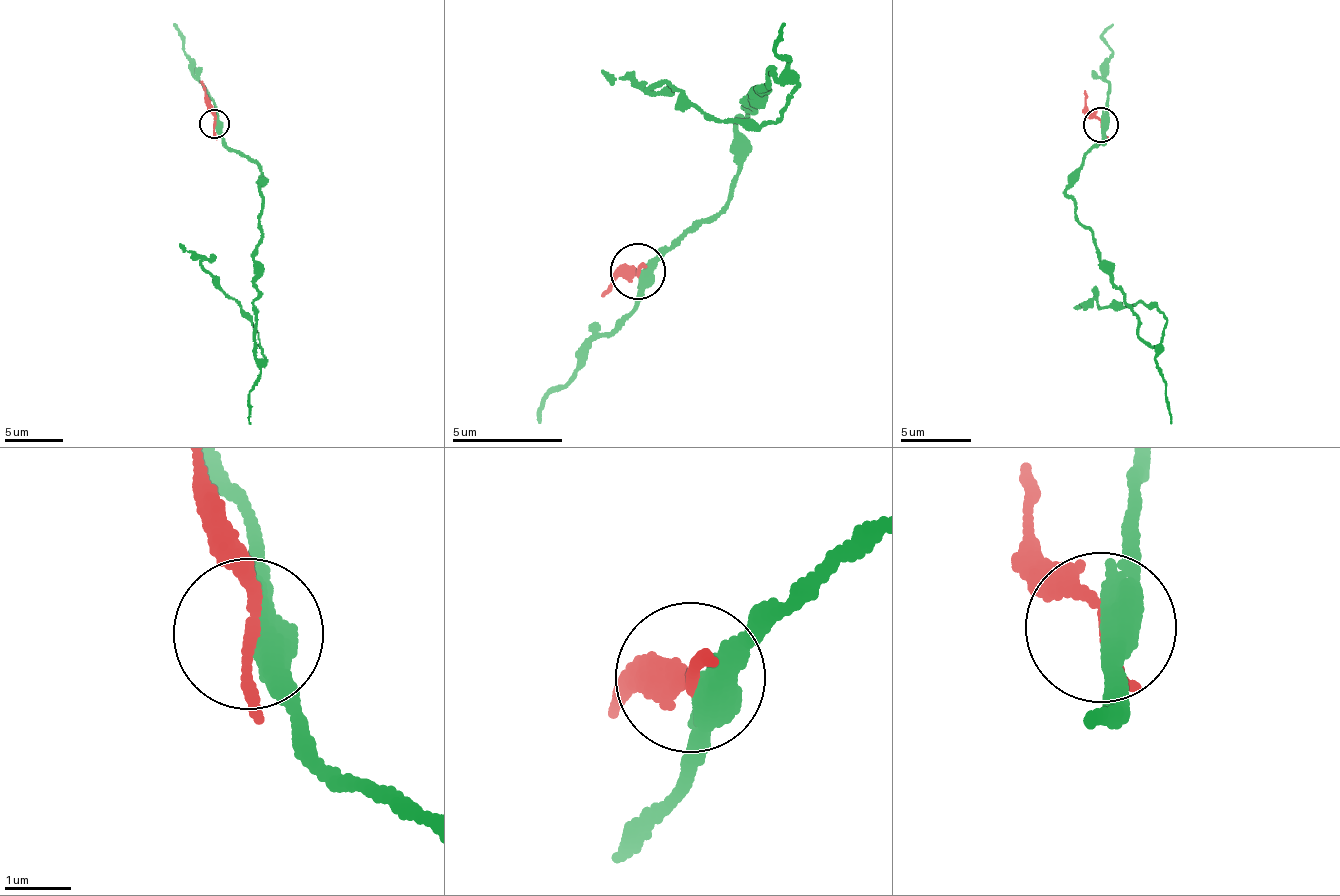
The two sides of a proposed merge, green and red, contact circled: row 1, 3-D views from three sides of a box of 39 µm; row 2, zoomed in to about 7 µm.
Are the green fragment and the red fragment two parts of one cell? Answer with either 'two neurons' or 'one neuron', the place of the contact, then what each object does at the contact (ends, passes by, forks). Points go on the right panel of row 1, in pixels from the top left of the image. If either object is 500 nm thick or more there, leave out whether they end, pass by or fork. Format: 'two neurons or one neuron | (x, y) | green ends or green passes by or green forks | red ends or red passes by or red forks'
two neurons | (1100, 125) | green passes by | red passes by

